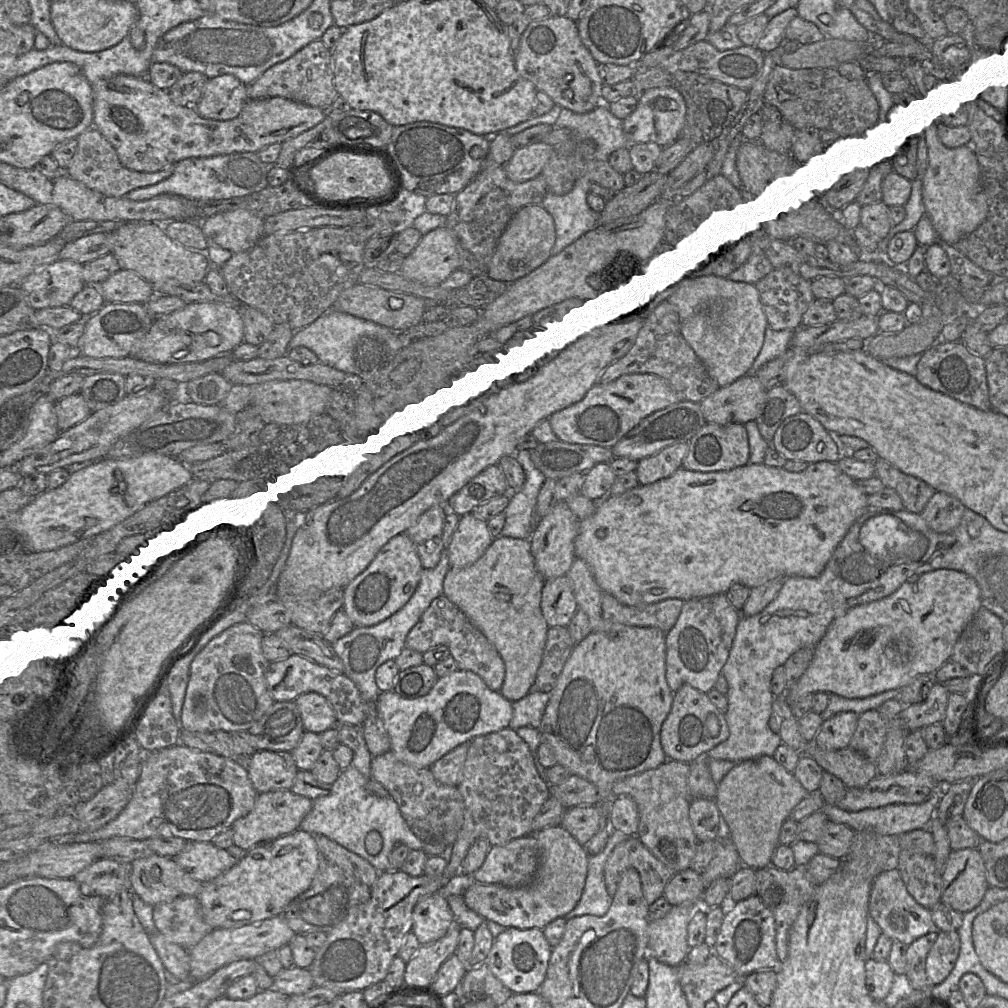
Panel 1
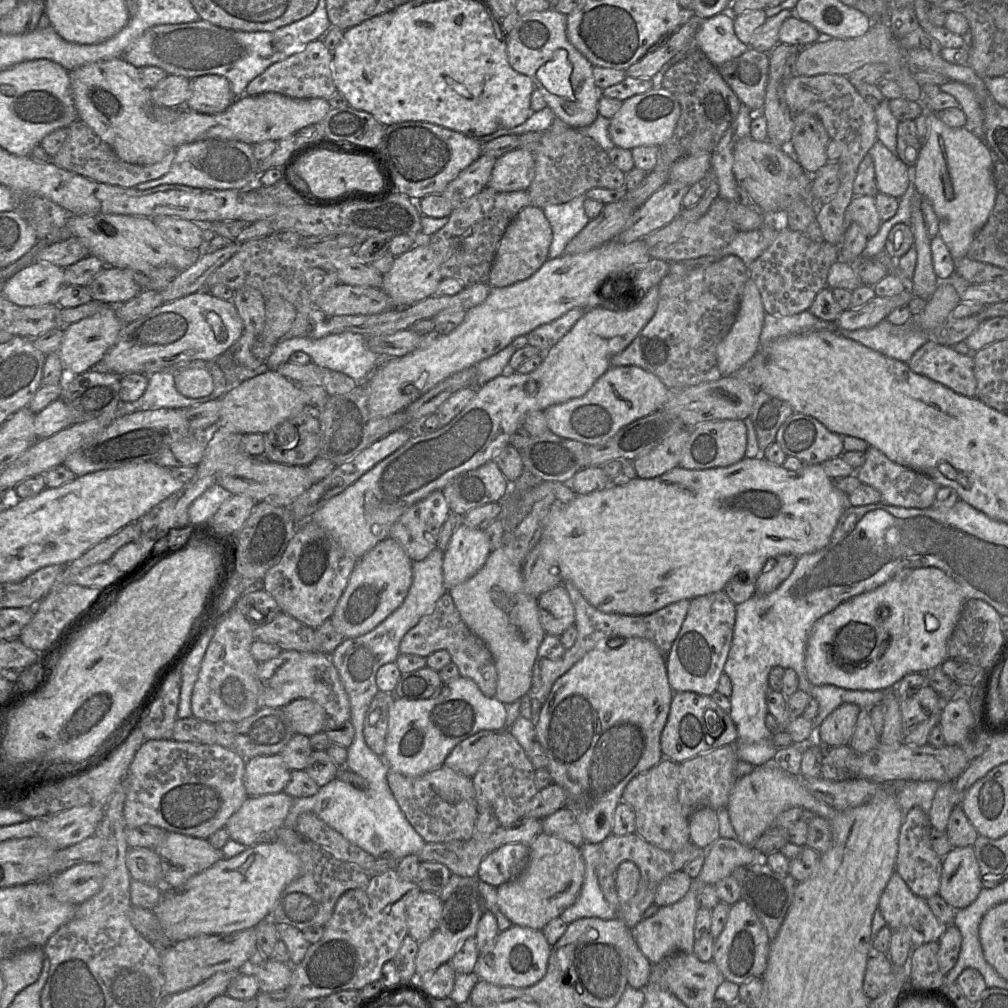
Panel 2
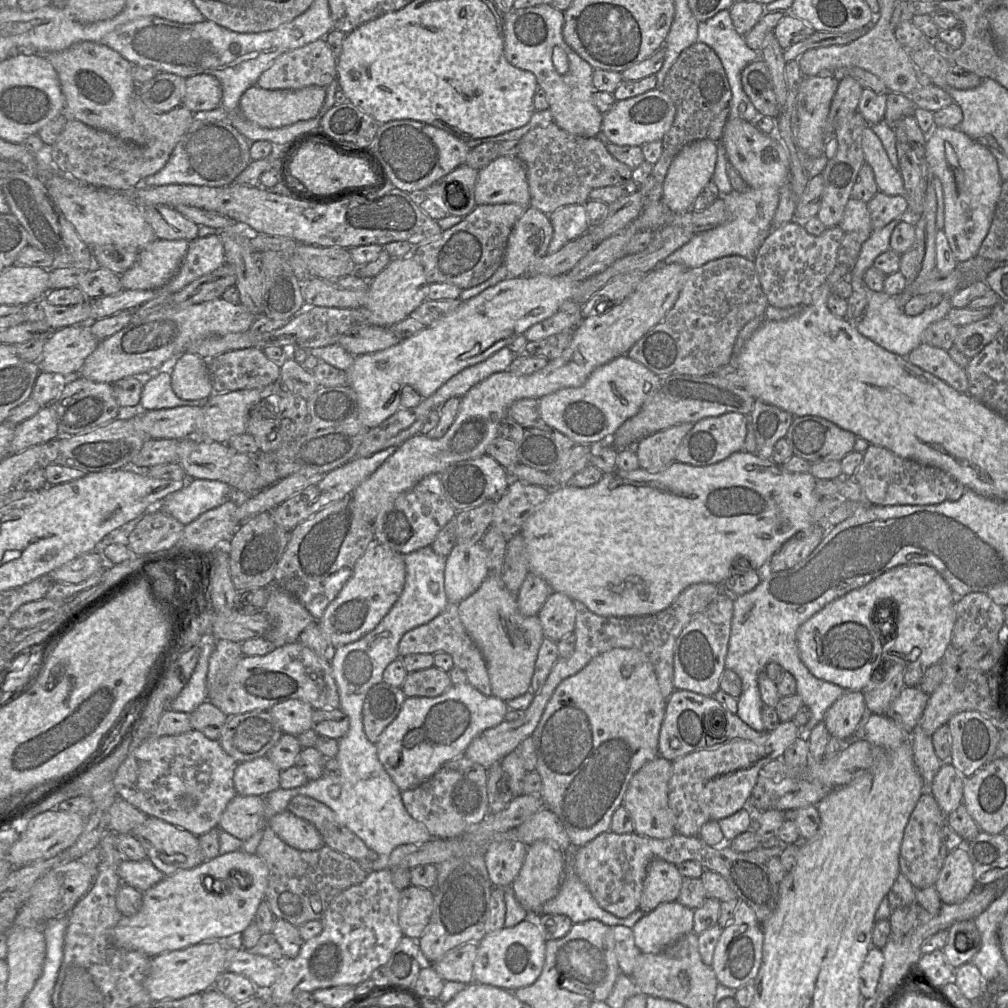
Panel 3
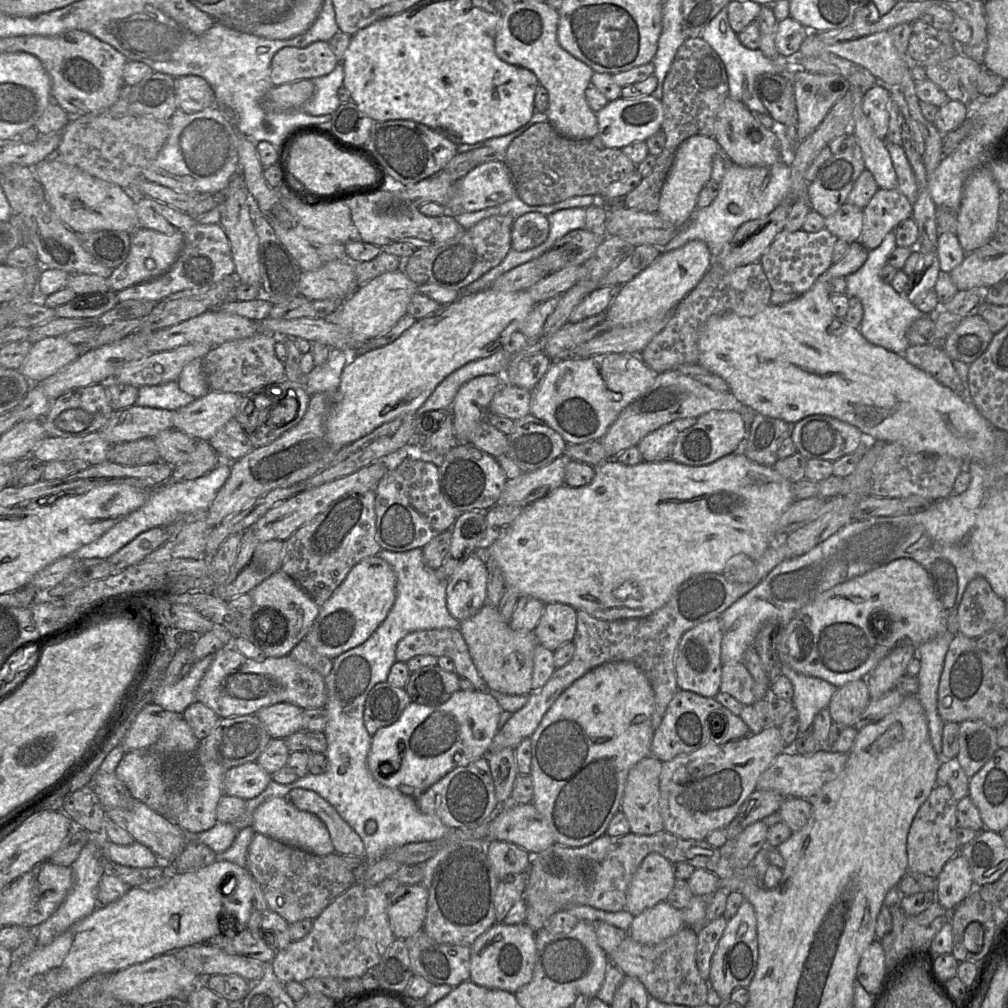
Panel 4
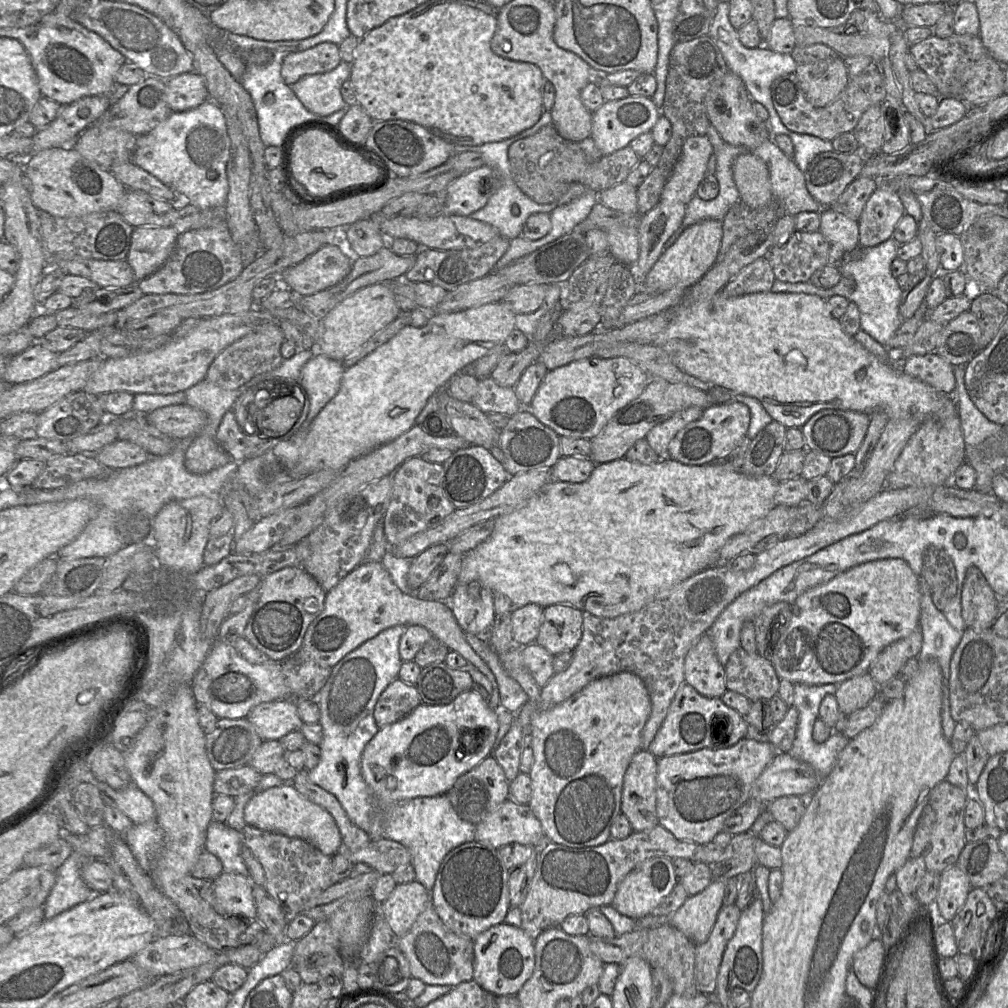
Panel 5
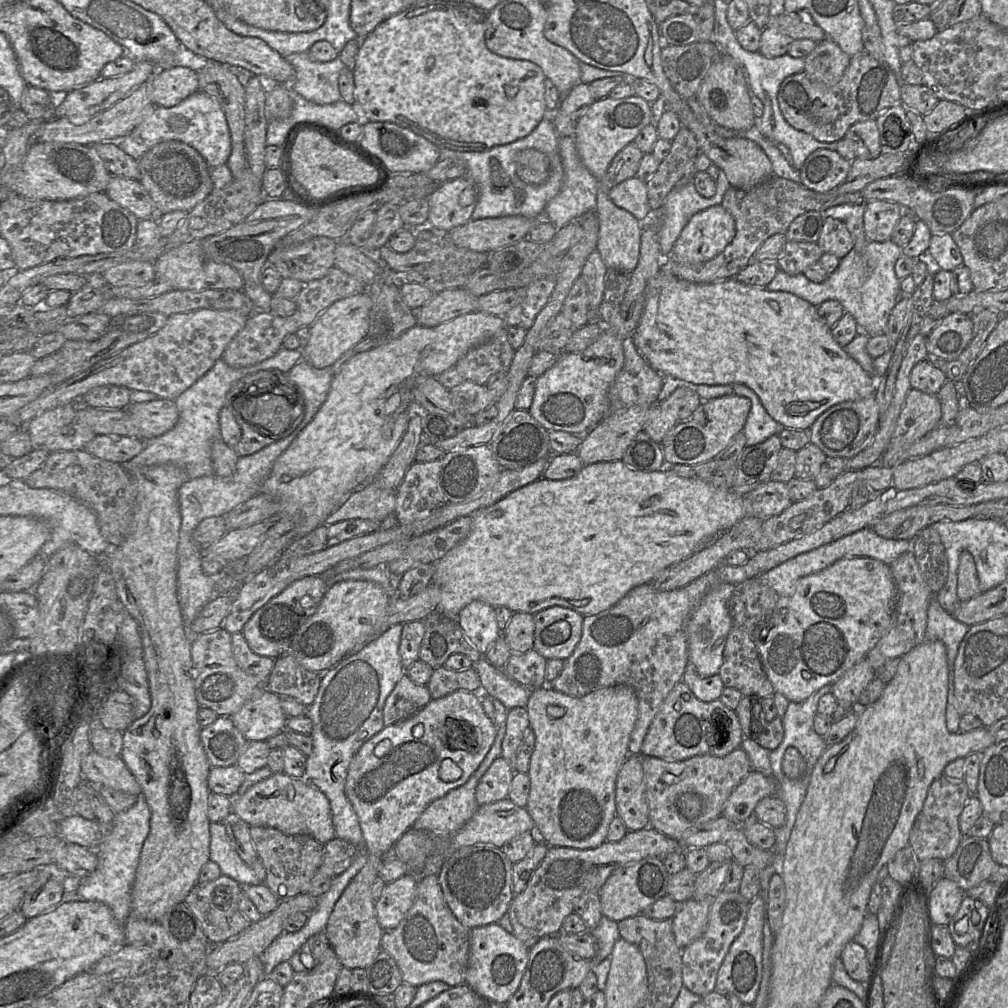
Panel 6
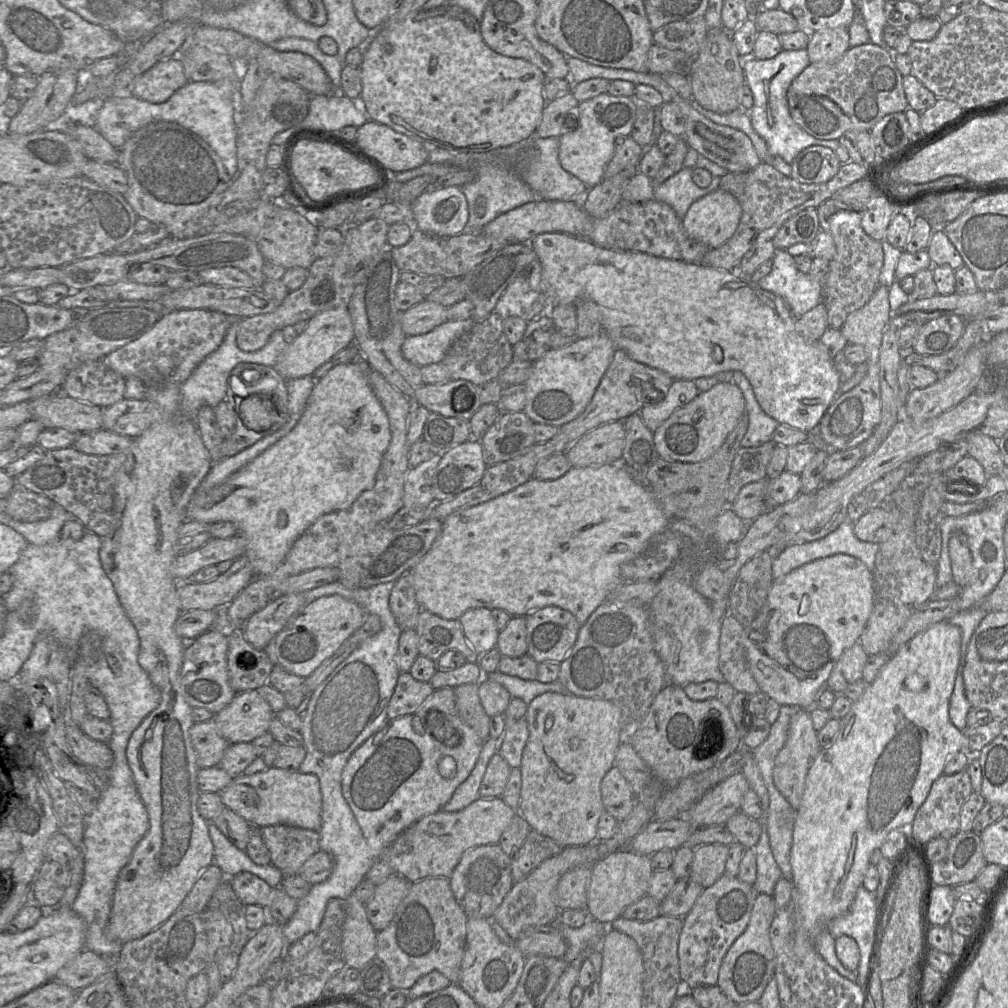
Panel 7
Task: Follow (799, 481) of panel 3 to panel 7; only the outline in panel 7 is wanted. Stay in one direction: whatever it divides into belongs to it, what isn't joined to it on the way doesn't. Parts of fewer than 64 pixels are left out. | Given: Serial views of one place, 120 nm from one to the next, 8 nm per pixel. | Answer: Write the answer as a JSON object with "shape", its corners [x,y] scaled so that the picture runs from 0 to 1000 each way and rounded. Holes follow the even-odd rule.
{"shape":[[[617,453],[614,459],[595,462],[566,464],[563,469],[551,476],[535,476],[528,473],[511,485],[493,492],[475,501],[455,506],[438,516],[438,527],[427,546],[405,568],[413,587],[414,596],[418,604],[442,614],[452,615],[465,604],[484,603],[498,604],[507,612],[522,611],[533,604],[542,601],[553,601],[567,608],[575,620],[578,620],[590,604],[599,598],[608,584],[618,577],[615,562],[628,556],[636,550],[644,538],[652,530],[660,527],[666,516],[658,509],[647,487],[632,479],[618,462]]]}

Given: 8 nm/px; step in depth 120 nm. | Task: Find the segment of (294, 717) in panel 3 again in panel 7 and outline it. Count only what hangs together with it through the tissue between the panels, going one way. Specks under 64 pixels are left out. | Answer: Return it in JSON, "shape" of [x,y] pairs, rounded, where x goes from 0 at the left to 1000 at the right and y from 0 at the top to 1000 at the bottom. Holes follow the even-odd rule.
{"shape":[[[255,685],[235,688],[229,697],[213,708],[218,727],[228,738],[250,735],[267,725],[273,707]]]}

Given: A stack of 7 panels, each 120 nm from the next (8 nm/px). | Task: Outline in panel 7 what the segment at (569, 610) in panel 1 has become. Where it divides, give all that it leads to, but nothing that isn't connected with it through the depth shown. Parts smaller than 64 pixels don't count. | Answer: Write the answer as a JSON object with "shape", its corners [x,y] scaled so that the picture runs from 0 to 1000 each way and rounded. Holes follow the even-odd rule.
{"shape":[[[542,601],[521,612],[523,649],[534,659],[558,657],[571,637],[576,620],[570,611],[553,601]]]}

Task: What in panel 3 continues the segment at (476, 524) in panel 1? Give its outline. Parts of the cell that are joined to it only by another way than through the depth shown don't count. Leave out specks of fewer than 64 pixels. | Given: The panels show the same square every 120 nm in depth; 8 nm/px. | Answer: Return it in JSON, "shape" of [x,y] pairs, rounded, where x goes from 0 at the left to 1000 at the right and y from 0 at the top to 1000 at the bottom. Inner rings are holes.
{"shape":[[[477,539],[454,540],[441,556],[440,582],[444,596],[455,599],[484,571],[484,551]]]}

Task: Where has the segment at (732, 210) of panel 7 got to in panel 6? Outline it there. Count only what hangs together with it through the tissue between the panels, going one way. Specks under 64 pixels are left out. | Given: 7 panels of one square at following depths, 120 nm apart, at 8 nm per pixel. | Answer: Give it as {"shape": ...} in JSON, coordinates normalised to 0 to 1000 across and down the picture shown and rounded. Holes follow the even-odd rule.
{"shape":[[[709,203],[686,215],[667,247],[667,259],[694,262],[714,252],[729,234],[729,218],[717,206]]]}

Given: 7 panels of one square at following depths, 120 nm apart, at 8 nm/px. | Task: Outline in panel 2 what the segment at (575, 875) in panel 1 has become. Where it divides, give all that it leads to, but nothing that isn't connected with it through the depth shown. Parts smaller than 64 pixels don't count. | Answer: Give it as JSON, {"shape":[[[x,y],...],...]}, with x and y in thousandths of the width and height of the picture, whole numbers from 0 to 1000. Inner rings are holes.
{"shape":[[[541,825],[536,826],[529,833],[525,842],[525,852],[521,862],[512,871],[493,881],[493,897],[497,906],[508,918],[538,923],[573,892],[580,870],[580,855],[575,840]]]}

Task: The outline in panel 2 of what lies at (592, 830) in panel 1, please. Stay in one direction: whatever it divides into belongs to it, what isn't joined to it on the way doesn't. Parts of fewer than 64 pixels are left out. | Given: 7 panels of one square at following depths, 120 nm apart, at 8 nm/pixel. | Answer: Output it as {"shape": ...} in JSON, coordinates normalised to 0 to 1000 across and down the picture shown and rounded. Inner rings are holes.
{"shape":[[[558,802],[538,813],[539,825],[561,833],[571,840],[579,836],[576,820],[569,807]]]}

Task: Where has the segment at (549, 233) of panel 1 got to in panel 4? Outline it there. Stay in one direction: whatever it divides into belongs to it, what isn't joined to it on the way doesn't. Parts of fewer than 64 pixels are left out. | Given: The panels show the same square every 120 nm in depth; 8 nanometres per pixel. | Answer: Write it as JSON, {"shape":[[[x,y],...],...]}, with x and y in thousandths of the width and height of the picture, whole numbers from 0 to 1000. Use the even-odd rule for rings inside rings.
{"shape":[[[525,210],[512,216],[507,225],[507,246],[521,249],[538,242],[545,232],[543,214]]]}

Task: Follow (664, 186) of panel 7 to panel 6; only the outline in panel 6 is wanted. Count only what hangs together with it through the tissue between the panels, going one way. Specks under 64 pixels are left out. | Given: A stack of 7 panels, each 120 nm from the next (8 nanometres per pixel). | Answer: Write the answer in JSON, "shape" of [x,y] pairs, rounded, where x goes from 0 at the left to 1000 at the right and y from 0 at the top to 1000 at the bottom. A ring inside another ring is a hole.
{"shape":[[[713,169],[713,174],[710,179],[710,191],[705,196],[695,194],[689,185],[688,181],[685,180],[680,184],[670,186],[659,198],[656,206],[647,209],[647,212],[655,210],[655,244],[659,255],[664,256],[676,229],[684,220],[686,215],[690,211],[699,208],[705,204],[714,203],[716,201],[719,190],[725,186],[720,173],[717,169]]]}

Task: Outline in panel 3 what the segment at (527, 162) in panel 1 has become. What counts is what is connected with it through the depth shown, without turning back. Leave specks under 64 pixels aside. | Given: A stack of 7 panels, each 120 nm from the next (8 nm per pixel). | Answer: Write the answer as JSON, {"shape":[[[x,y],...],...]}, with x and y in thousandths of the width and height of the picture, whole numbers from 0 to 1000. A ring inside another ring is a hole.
{"shape":[[[494,155],[474,169],[472,203],[510,201],[526,204],[521,163],[513,155]]]}

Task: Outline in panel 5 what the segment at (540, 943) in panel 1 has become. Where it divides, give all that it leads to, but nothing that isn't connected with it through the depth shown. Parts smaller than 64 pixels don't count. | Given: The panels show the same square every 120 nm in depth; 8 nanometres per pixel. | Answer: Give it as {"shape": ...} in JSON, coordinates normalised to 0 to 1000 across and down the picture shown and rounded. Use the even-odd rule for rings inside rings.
{"shape":[[[502,916],[486,920],[470,932],[469,944],[469,972],[488,986],[512,987],[529,965],[530,933],[517,920]]]}

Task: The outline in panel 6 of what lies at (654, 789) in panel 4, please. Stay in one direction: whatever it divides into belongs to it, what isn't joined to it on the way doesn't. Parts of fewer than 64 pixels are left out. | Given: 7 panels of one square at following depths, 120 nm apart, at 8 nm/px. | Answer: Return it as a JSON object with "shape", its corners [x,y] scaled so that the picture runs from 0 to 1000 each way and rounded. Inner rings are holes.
{"shape":[[[624,749],[611,774],[611,806],[623,824],[633,824],[644,819],[637,750]]]}

